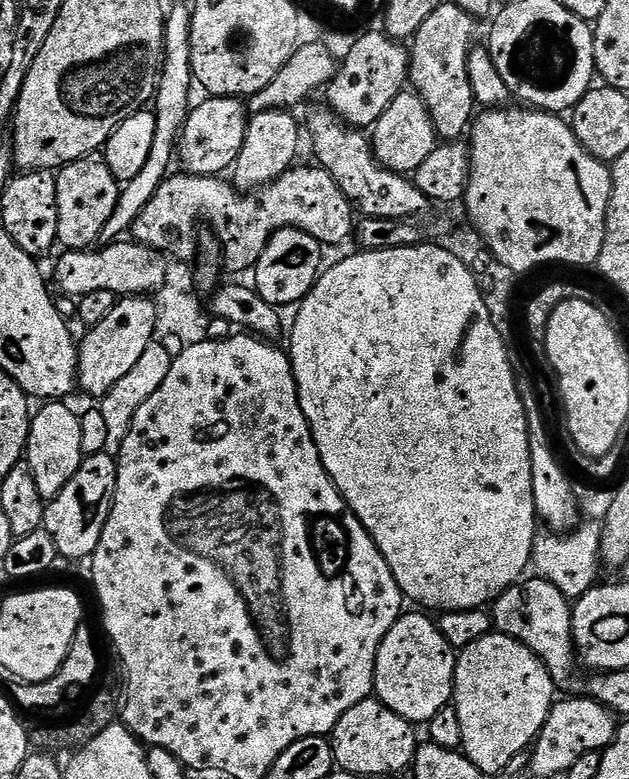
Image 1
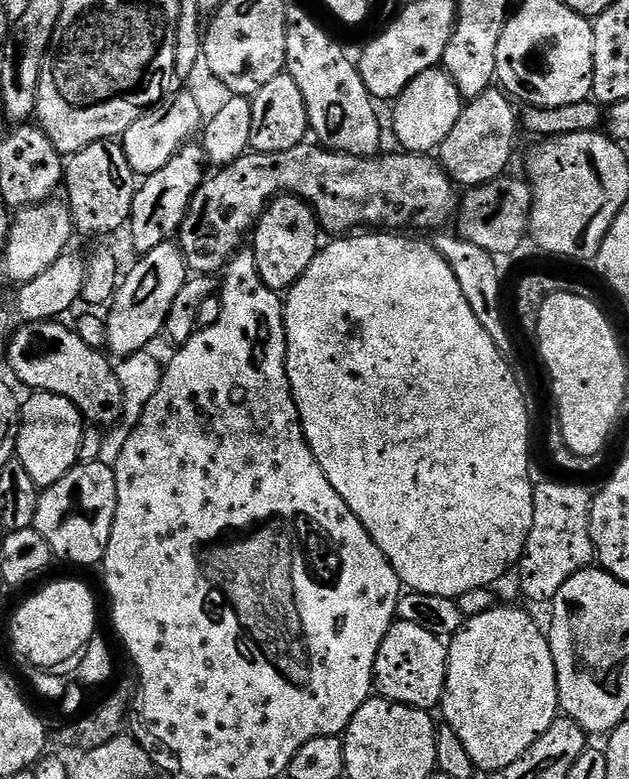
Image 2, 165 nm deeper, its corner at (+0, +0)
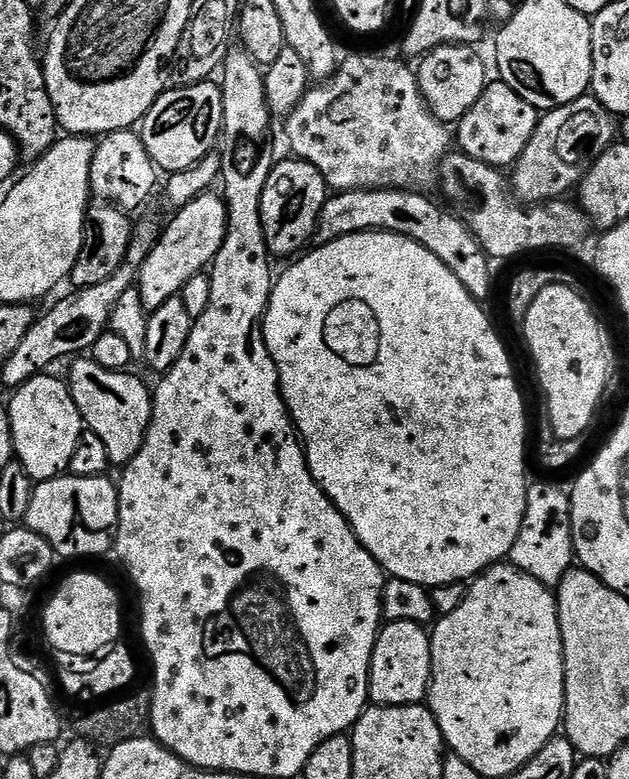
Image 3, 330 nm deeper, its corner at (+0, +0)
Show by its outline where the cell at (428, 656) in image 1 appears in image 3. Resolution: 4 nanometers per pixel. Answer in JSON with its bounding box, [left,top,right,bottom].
[368,622,432,705]

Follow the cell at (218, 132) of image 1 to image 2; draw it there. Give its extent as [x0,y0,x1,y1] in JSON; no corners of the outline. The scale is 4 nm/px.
[130,142,206,254]

